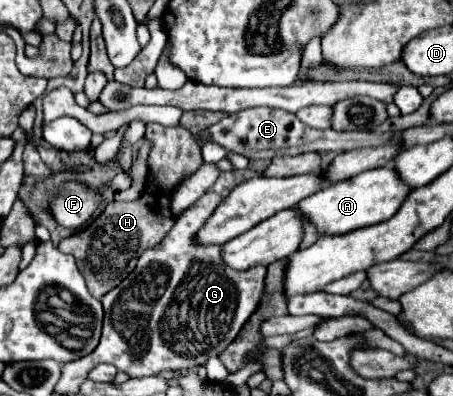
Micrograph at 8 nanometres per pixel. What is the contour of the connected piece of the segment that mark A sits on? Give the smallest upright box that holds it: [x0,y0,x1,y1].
[298,166,412,236]

